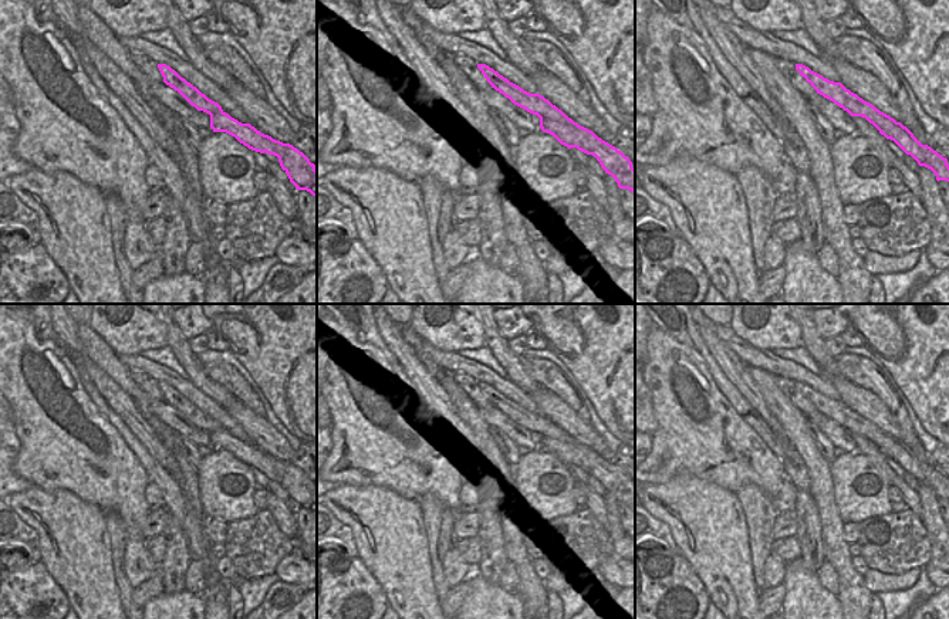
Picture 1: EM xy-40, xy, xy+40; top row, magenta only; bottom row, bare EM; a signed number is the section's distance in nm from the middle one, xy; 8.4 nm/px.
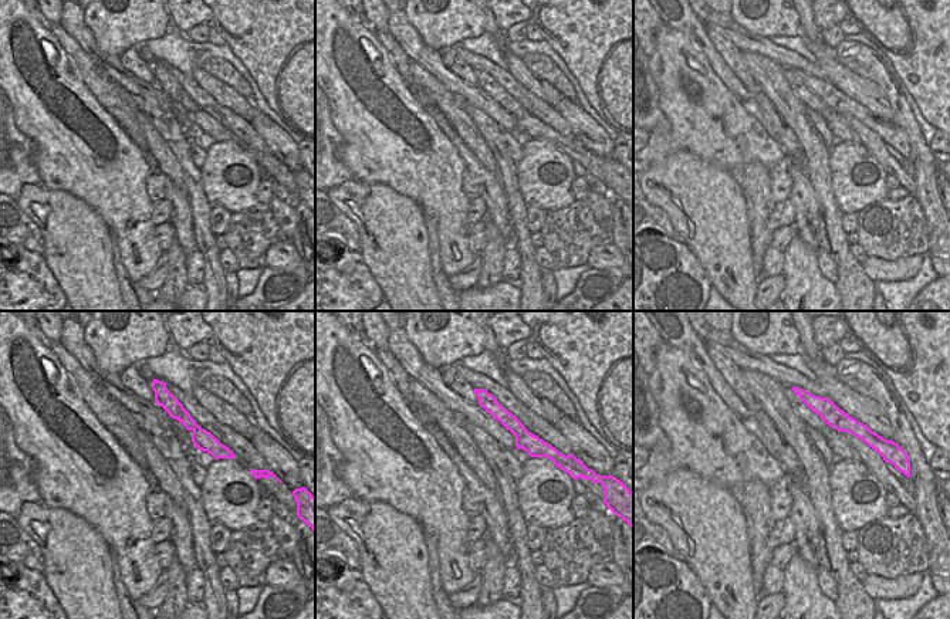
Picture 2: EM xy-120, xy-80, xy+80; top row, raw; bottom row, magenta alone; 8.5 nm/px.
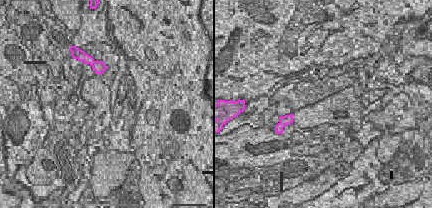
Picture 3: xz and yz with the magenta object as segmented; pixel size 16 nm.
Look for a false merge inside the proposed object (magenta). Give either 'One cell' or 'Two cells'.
Two cells

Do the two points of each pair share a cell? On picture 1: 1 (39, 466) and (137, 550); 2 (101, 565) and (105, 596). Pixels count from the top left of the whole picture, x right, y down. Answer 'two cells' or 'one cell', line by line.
1: one cell
2: one cell

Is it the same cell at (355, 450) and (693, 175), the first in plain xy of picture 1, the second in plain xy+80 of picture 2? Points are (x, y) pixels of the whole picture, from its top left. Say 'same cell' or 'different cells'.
different cells

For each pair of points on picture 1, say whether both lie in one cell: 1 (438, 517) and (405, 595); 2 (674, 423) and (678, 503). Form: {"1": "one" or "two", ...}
{"1": "two", "2": "two"}

